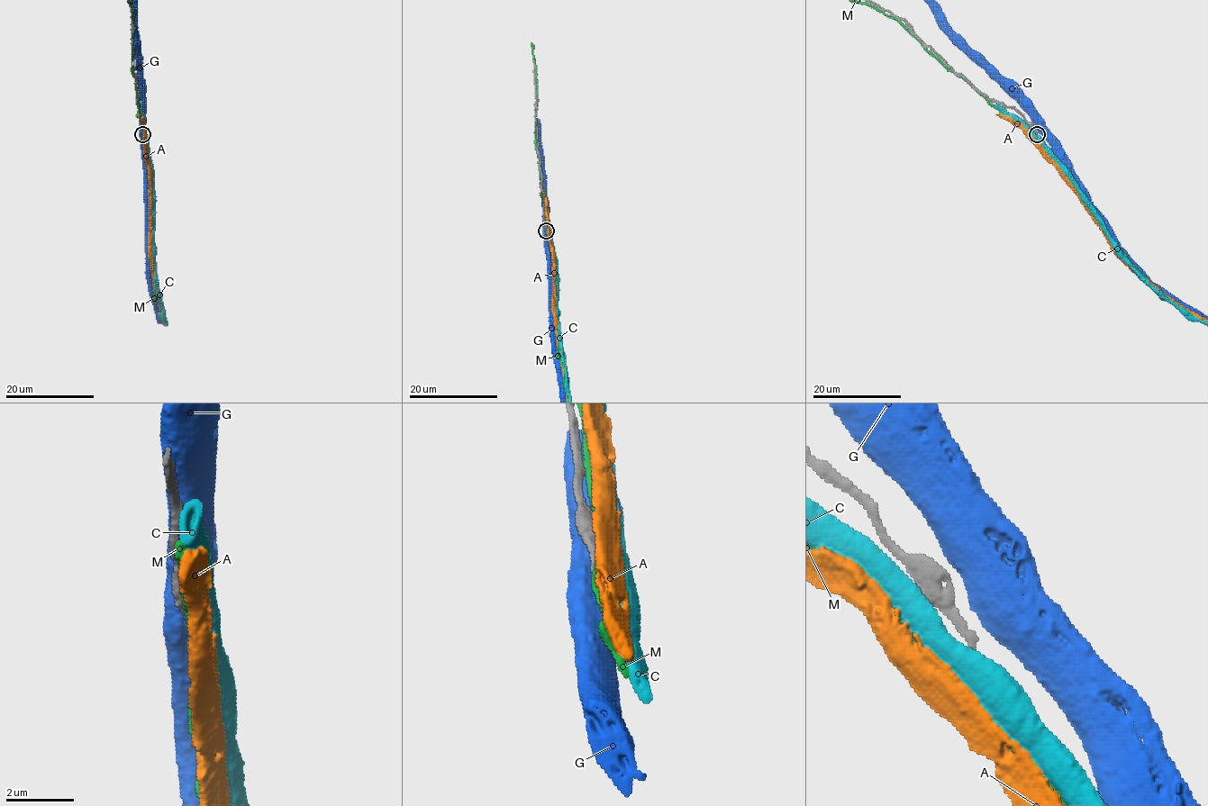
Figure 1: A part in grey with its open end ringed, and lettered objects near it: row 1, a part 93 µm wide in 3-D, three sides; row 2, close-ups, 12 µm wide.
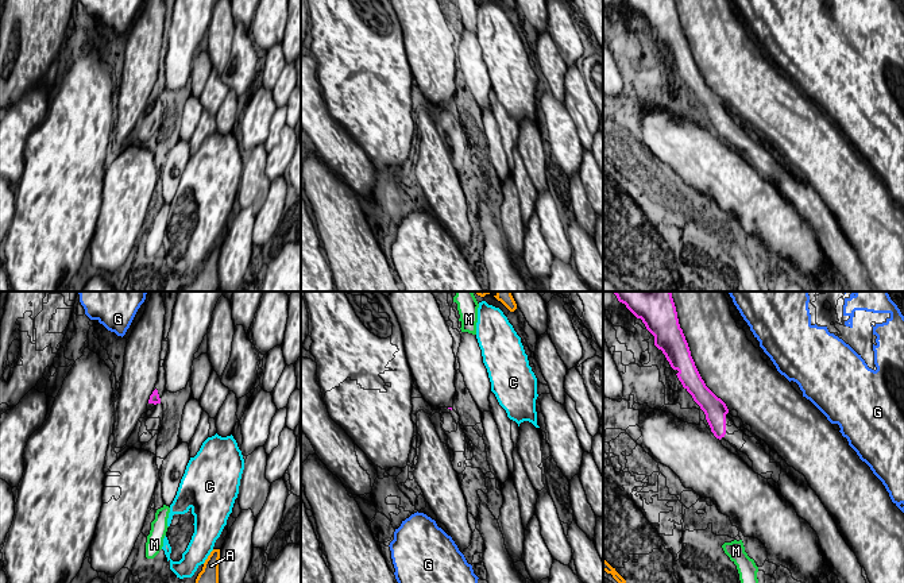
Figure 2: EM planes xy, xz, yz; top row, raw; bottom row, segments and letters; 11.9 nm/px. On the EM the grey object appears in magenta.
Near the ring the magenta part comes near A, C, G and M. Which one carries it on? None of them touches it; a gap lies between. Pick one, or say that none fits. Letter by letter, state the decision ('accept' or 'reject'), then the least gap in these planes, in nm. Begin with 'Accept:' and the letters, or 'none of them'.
Accept: none of them
A: reject; gap 1850 nm
C: reject; gap 700 nm
G: reject; gap 700 nm
M: reject; gap 1200 nm

